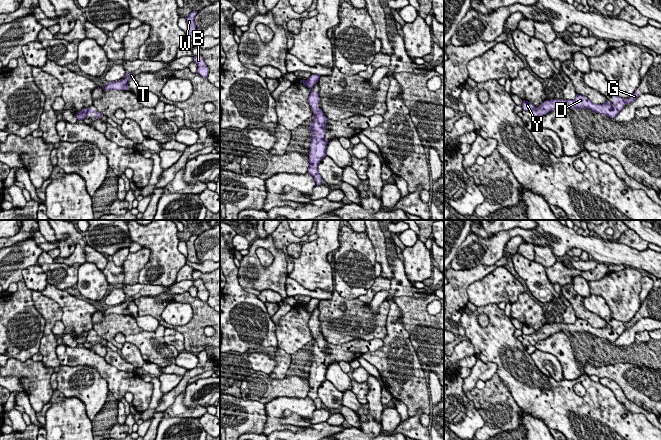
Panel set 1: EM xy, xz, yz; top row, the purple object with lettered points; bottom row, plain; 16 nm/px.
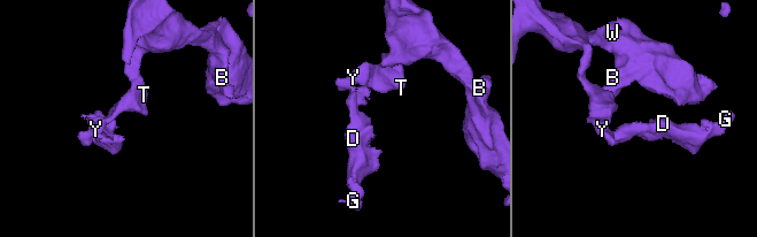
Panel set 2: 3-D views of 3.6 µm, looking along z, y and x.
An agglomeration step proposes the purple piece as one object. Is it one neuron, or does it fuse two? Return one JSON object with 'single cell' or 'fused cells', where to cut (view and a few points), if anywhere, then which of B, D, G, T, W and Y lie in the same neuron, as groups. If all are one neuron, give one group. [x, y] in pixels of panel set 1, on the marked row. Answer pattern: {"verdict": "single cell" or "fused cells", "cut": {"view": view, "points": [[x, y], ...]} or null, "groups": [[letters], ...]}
{"verdict": "fused cells", "cut": {"view": "xy", "points": [[88, 107], [86, 116]]}, "groups": [["B", "T", "W", "Y"], ["D", "G"]]}

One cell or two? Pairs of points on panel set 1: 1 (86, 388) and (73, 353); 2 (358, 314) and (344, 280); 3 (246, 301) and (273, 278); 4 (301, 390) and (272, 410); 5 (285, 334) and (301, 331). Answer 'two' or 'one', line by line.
1: two
2: two
3: two
4: two
5: one

